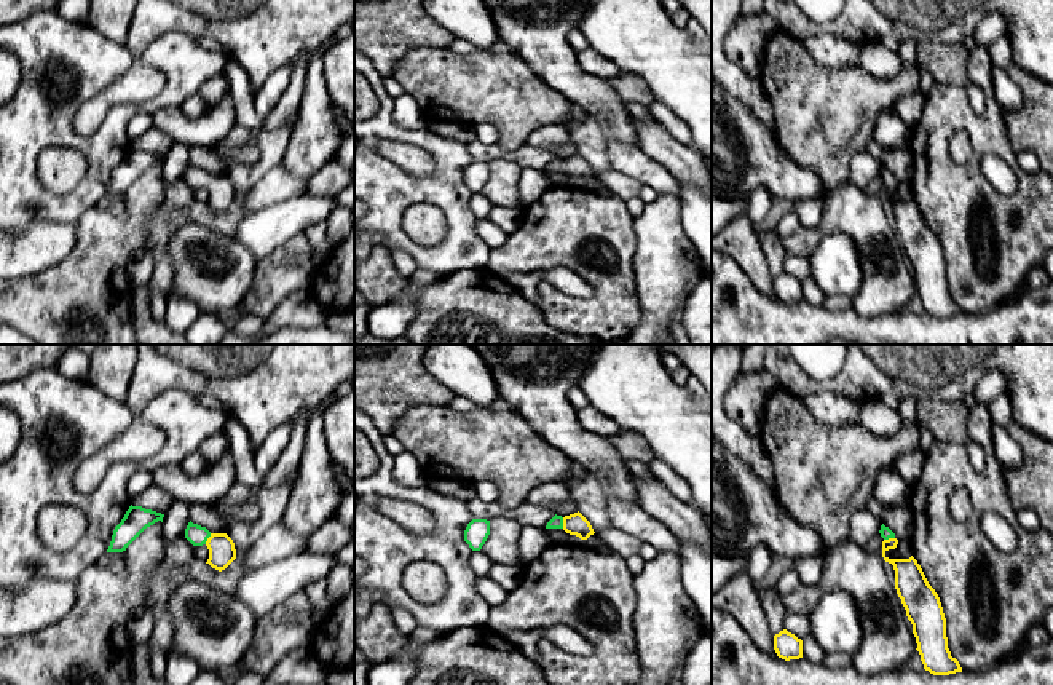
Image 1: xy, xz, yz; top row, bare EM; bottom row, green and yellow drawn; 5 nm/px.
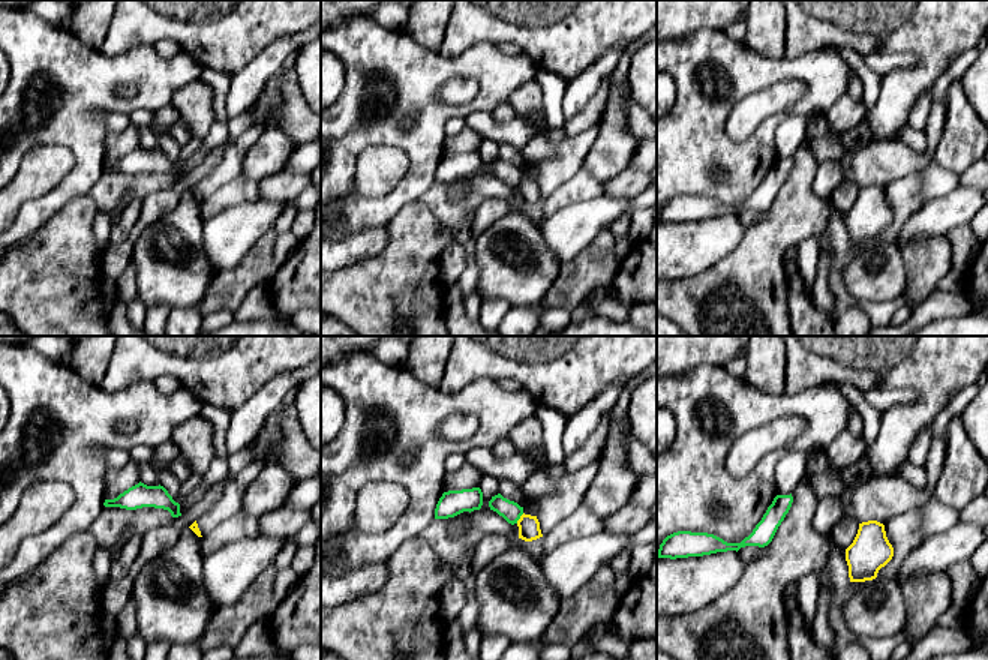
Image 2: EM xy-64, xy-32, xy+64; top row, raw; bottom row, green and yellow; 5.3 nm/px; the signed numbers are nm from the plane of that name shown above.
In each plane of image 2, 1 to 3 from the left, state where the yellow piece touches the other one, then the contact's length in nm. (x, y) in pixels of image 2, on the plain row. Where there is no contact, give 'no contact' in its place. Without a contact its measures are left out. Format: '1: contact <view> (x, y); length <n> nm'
1: no contact
2: contact xy-32 (519, 182); length 70 nm
3: no contact

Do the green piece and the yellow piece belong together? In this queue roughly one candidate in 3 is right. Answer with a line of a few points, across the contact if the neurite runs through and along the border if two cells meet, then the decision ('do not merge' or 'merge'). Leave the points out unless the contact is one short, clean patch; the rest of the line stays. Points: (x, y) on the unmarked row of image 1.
xy (197, 178), (208, 179), (222, 195) | merge

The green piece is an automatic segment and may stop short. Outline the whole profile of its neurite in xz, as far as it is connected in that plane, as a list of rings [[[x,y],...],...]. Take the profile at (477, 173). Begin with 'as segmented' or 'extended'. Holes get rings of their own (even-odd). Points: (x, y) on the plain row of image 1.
as segmented; [[[472,161],[464,172],[464,184],[472,193],[480,193],[490,177],[490,163]]]

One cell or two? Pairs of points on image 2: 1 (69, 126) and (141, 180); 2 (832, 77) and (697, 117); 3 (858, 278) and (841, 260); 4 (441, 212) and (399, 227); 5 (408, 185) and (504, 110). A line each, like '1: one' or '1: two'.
1: two
2: one
3: two
4: two
5: two

